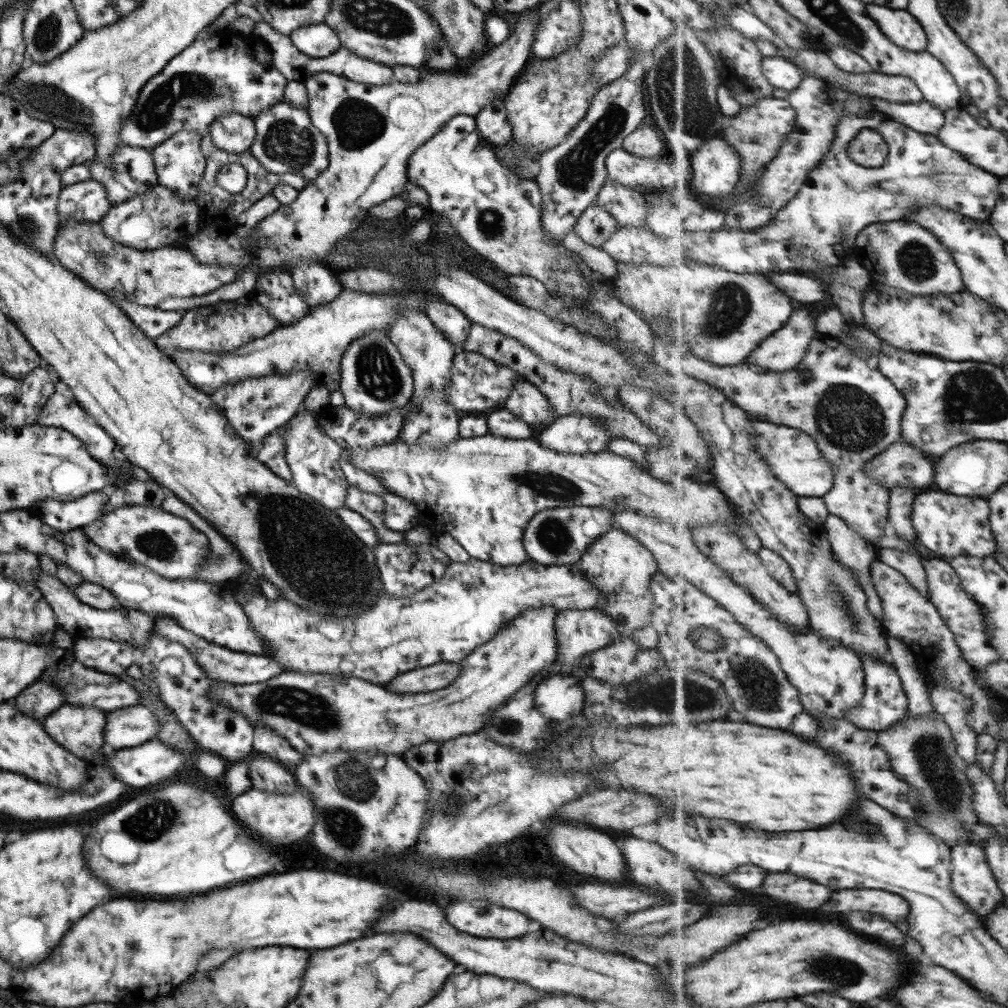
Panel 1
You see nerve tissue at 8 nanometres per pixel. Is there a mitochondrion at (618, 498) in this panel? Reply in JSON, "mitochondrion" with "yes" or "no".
{"mitochondrion":"no"}

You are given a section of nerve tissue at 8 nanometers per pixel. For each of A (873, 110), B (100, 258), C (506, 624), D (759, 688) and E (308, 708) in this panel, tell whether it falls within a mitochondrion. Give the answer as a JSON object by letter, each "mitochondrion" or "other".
{"A":"other","B":"mitochondrion","C":"other","D":"mitochondrion","E":"mitochondrion"}

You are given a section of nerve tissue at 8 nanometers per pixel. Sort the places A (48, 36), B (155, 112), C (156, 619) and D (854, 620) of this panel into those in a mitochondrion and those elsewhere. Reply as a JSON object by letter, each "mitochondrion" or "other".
{"A":"mitochondrion","B":"mitochondrion","C":"other","D":"mitochondrion"}

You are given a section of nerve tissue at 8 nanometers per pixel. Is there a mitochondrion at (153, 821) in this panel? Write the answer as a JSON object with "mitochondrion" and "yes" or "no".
{"mitochondrion":"yes"}

